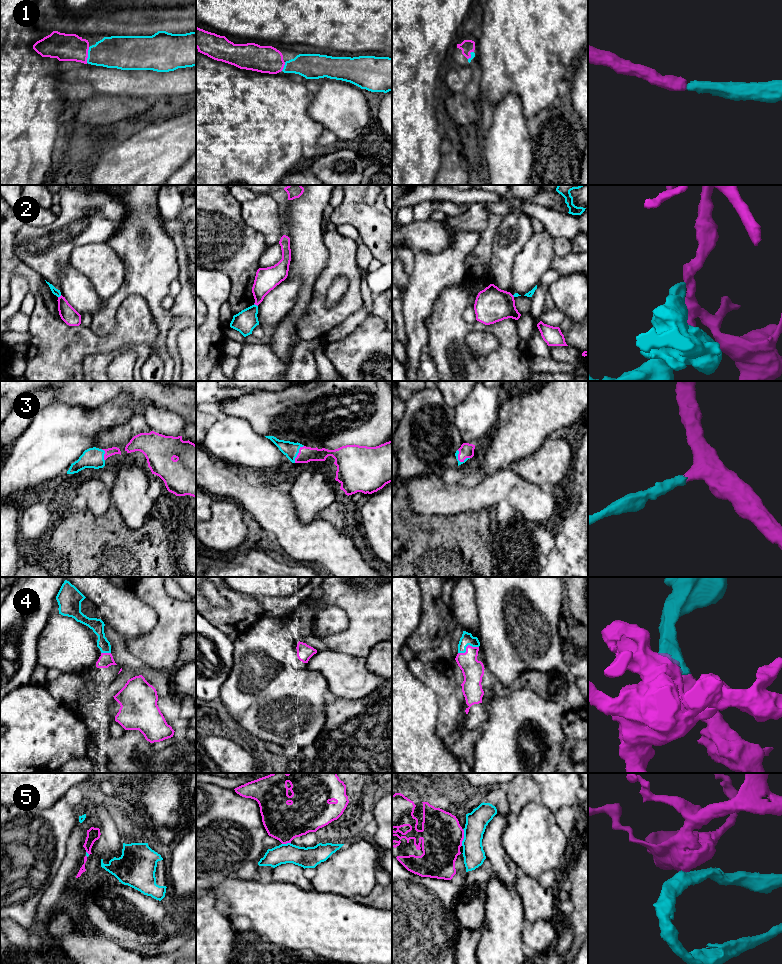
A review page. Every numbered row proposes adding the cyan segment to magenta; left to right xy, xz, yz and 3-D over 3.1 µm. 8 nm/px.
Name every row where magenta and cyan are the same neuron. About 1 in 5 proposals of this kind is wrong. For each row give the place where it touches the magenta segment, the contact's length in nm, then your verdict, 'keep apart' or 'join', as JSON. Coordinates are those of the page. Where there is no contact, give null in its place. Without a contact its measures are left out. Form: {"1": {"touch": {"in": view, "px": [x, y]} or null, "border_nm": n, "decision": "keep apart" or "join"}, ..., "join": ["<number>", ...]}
{"1": {"touch": {"in": "xy", "px": [87, 55]}, "border_nm": 130, "decision": "join"}, "2": {"touch": {"in": "xz", "px": [256, 304]}, "border_nm": 40, "decision": "keep apart"}, "3": {"touch": {"in": "xz", "px": [298, 454]}, "border_nm": 160, "decision": "join"}, "4": {"touch": {"in": "yz", "px": [466, 647]}, "border_nm": 180, "decision": "join"}, "5": {"touch": {"in": "yz", "px": [463, 837]}, "border_nm": 140, "decision": "join"}, "join": ["1", "3", "4", "5"]}

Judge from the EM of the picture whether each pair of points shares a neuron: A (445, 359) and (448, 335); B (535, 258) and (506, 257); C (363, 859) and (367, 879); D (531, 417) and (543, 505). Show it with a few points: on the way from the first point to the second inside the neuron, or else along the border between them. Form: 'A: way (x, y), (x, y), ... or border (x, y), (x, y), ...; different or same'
A: way (447, 353), (447, 341); same
B: border (529, 238), (515, 257), (511, 280); different
C: way (363, 864), (363, 874); same
D: border (548, 436), (532, 453), (515, 460); different

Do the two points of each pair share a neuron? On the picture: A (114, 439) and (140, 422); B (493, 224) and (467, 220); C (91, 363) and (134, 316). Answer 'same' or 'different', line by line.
A: same
B: different
C: different

